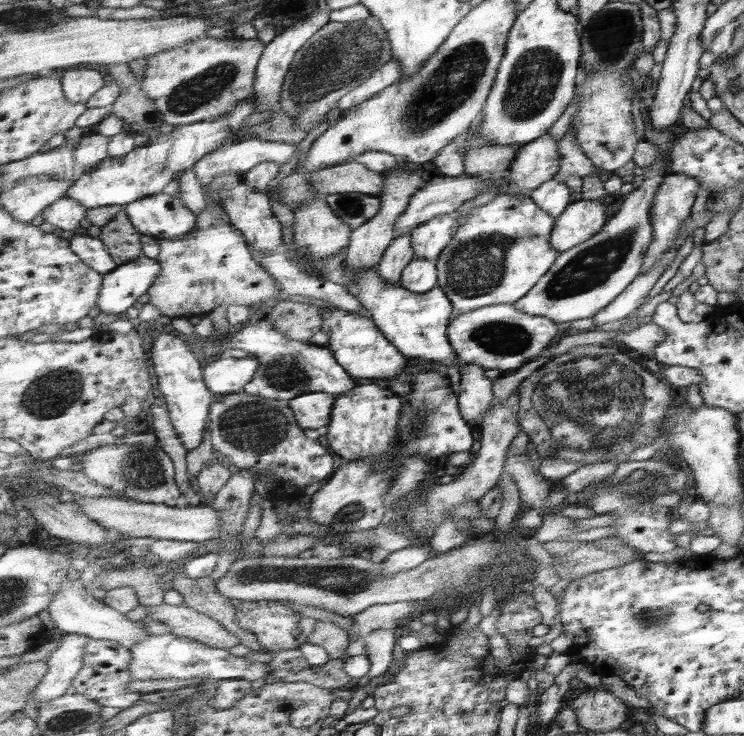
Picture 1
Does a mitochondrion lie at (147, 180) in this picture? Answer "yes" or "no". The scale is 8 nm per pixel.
no

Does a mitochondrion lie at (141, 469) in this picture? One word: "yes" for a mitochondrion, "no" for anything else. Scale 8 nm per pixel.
yes

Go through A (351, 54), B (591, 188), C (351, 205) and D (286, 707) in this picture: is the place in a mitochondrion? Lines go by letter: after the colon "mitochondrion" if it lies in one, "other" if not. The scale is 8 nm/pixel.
A: mitochondrion
B: other
C: mitochondrion
D: other

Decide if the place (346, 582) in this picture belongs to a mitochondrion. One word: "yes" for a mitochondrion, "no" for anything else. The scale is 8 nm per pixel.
yes

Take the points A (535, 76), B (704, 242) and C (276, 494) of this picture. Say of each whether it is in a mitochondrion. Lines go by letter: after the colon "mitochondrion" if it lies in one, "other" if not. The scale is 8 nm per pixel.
A: mitochondrion
B: other
C: other

